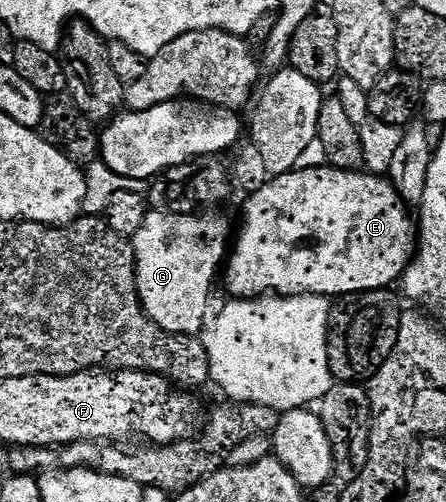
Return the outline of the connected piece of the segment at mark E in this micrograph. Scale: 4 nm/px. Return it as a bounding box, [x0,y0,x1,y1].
[224,165,412,300]

